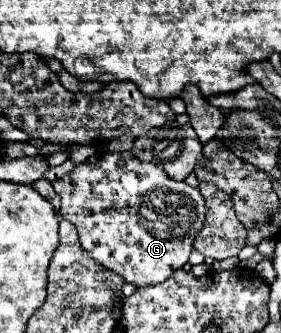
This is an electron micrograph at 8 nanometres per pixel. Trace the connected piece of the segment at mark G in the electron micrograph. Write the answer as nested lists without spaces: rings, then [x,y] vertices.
[[[131,152],[93,154],[85,162],[77,164],[73,172],[55,180],[53,188],[61,198],[59,214],[63,220],[75,224],[83,250],[103,268],[119,274],[125,282],[135,286],[159,284],[175,270],[183,268],[193,250],[193,238],[201,230],[207,212],[205,200],[197,188],[187,182],[171,180],[159,164],[139,162]]]

